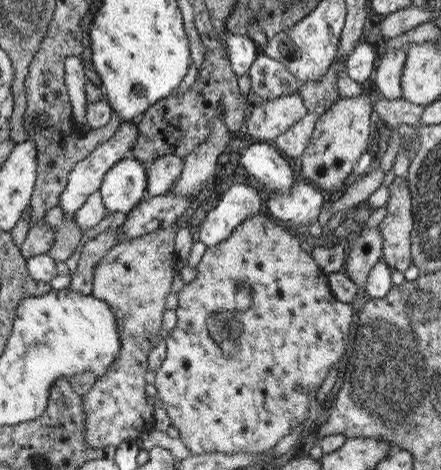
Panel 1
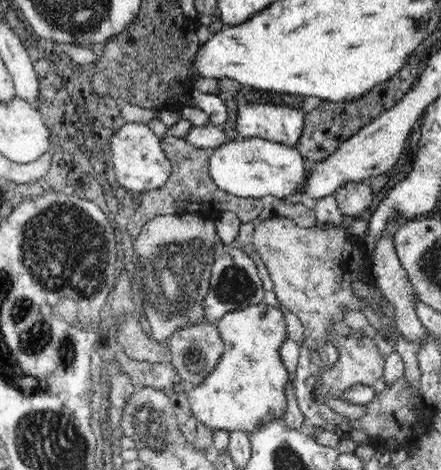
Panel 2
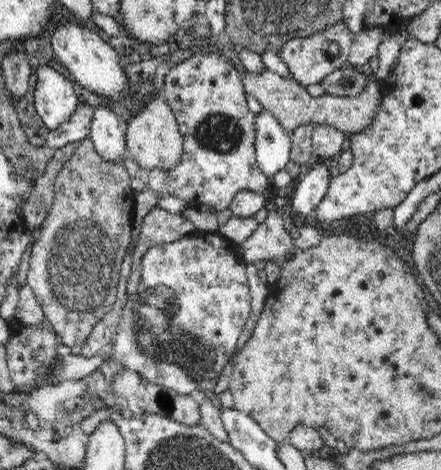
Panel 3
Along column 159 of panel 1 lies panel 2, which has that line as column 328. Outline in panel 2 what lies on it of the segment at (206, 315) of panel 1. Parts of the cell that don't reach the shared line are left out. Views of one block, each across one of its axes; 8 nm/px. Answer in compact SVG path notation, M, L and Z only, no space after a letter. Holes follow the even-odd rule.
M350 328L350 334L336 336L334 346L338 350L338 360L330 368L326 368L326 364L324 364L314 374L314 388L312 388L312 402L314 404L324 404L324 400L330 400L330 398L346 402L346 392L358 388L358 386L374 390L378 380L384 378L388 358L380 354L374 338L368 332Z

